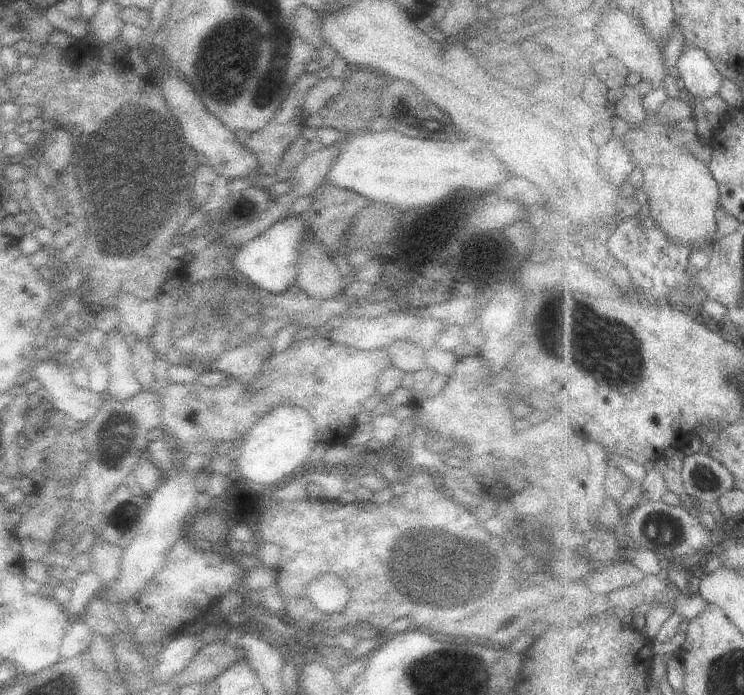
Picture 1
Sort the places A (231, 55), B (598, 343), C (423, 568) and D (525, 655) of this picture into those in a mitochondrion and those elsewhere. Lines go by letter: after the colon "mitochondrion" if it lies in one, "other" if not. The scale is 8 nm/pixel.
A: mitochondrion
B: mitochondrion
C: mitochondrion
D: other

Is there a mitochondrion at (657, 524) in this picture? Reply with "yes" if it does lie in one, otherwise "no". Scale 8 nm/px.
yes

